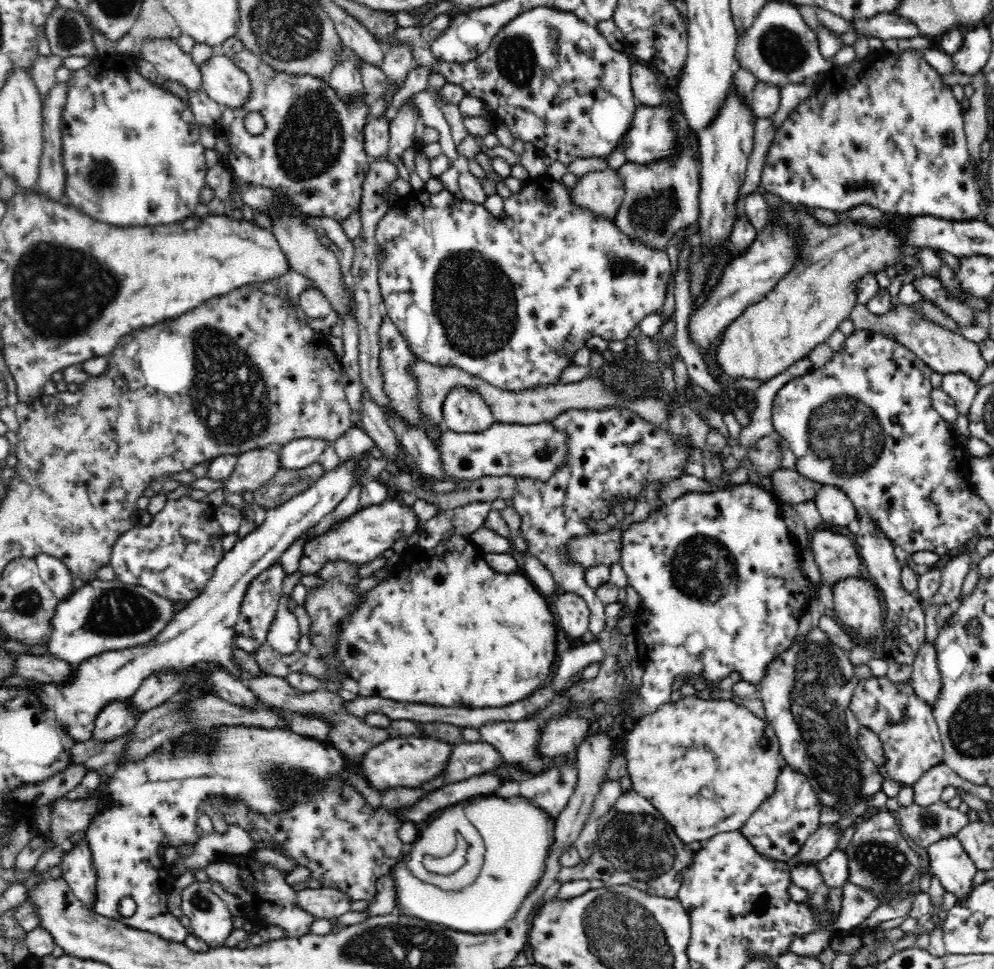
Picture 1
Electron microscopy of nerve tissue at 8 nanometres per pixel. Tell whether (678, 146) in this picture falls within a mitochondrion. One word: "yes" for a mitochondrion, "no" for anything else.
no

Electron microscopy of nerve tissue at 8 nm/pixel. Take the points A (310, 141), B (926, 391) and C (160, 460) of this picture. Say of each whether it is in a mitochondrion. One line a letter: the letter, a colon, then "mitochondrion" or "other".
A: mitochondrion
B: other
C: other

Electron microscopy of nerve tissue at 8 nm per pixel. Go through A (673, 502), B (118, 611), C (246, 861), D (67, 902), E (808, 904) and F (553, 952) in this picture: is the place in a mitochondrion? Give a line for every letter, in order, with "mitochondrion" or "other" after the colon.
A: other
B: mitochondrion
C: other
D: other
E: other
F: other

